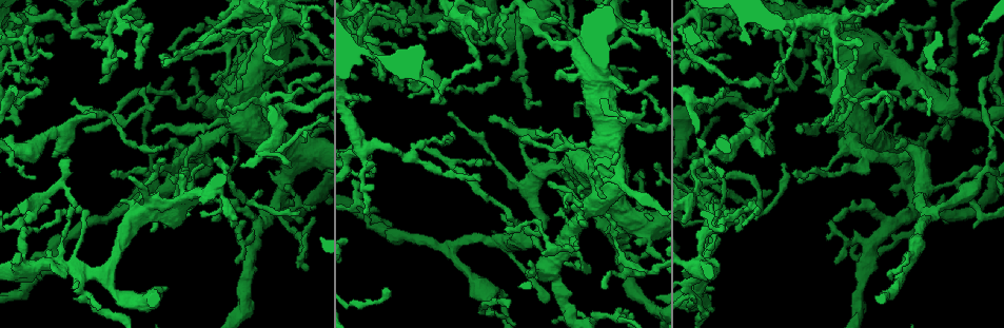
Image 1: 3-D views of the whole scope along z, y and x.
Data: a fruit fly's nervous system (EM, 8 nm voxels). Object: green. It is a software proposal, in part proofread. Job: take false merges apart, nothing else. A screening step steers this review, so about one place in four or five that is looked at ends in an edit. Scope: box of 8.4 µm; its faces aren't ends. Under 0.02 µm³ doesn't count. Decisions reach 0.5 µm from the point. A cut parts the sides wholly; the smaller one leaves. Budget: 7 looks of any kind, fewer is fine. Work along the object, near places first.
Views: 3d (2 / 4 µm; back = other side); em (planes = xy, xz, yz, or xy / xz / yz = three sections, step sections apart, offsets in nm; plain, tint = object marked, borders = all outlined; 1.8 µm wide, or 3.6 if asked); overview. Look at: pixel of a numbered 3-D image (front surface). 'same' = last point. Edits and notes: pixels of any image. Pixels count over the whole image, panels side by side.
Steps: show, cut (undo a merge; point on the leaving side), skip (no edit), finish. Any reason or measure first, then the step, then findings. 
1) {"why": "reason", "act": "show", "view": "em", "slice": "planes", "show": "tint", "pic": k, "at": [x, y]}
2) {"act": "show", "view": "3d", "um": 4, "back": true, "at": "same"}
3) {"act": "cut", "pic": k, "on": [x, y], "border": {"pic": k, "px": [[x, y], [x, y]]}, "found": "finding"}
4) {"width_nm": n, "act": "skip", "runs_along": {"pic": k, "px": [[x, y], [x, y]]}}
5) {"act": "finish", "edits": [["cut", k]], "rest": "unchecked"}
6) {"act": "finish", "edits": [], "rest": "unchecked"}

{"why": "calibre changes", "act": "show", "view": "em", "slice": "planes", "show": "plain", "pic": 1, "at": [693, 267]}

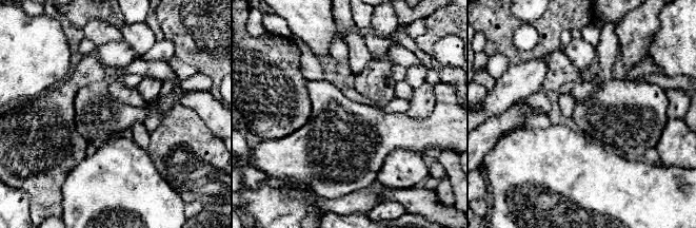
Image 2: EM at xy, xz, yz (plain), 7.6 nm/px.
{"act": "show", "view": "em", "slice": "planes", "show": "tint", "at": "same"}

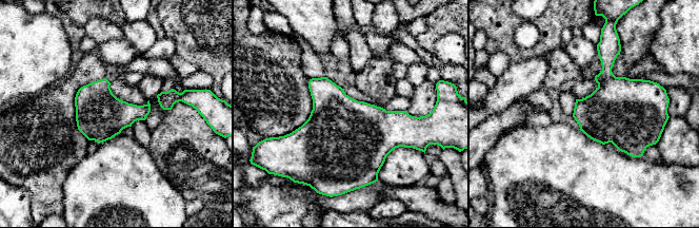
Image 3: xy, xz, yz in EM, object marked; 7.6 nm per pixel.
{"act": "skip", "found": "one neuron here"}

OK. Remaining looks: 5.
{"why": "four or more arms meet", "act": "show", "view": "em", "slice": "planes", "show": "tint", "pic": 1, "at": [450, 17]}

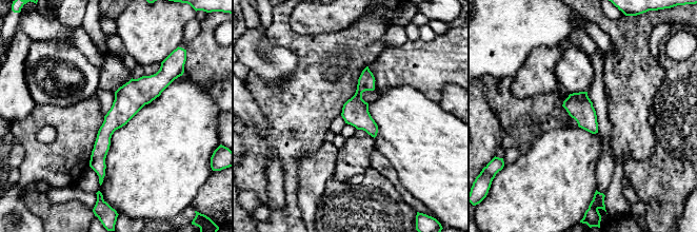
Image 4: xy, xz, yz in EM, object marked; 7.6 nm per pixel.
{"width_nm": 200, "act": "skip", "runs_along": {"pic": 4, "px": [[163, 75], [105, 131], [101, 175]]}, "found": "one neuron here"}

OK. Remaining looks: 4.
{"why": "calibre changes", "act": "show", "view": "em", "um": 3.6, "slice": "planes", "show": "tint", "pic": 1, "at": [844, 38]}

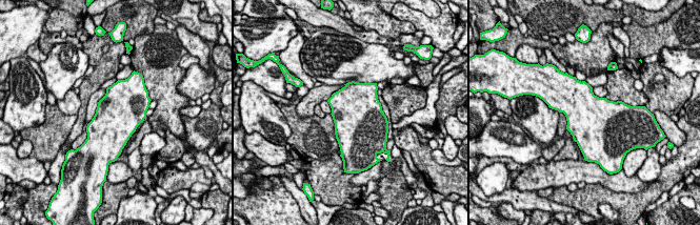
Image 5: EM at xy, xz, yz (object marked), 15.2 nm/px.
{"act": "skip", "found": "continuous, no second neuron"}

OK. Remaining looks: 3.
{"act": "finish", "edits": [], "rest": "unchecked"}

